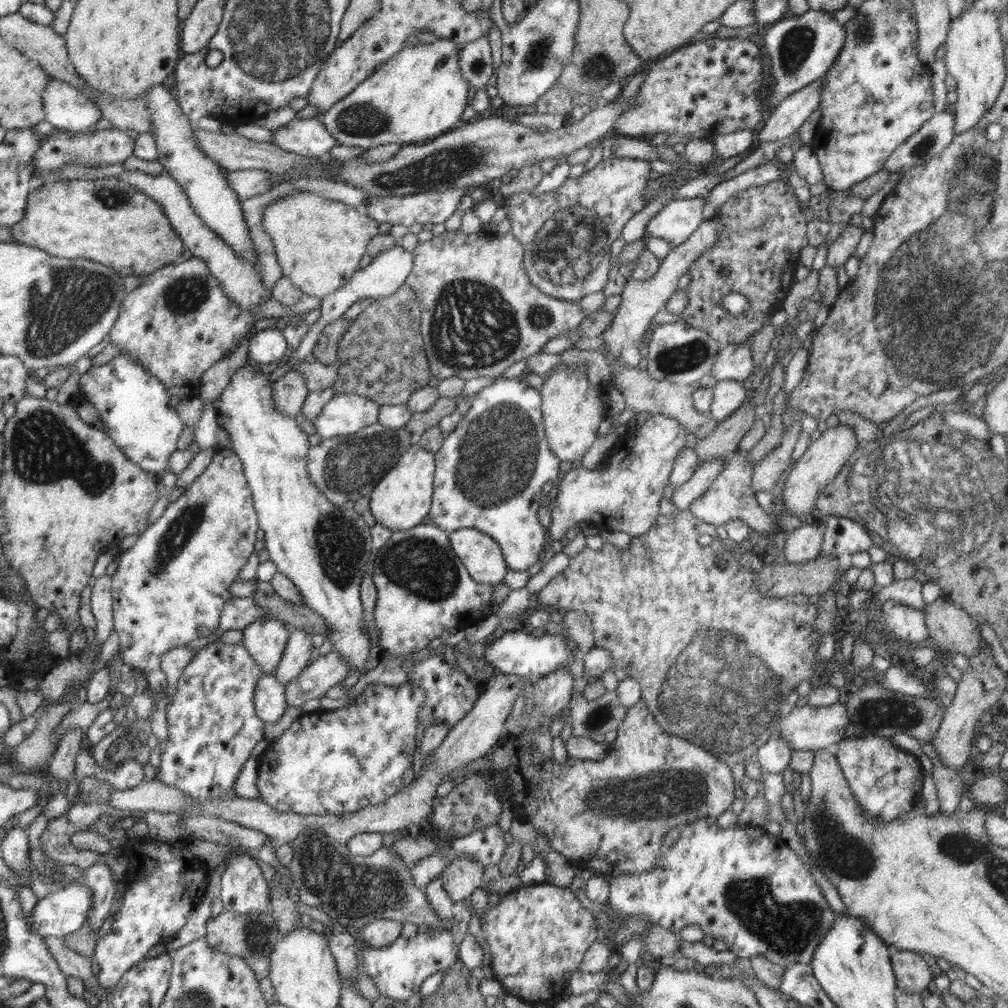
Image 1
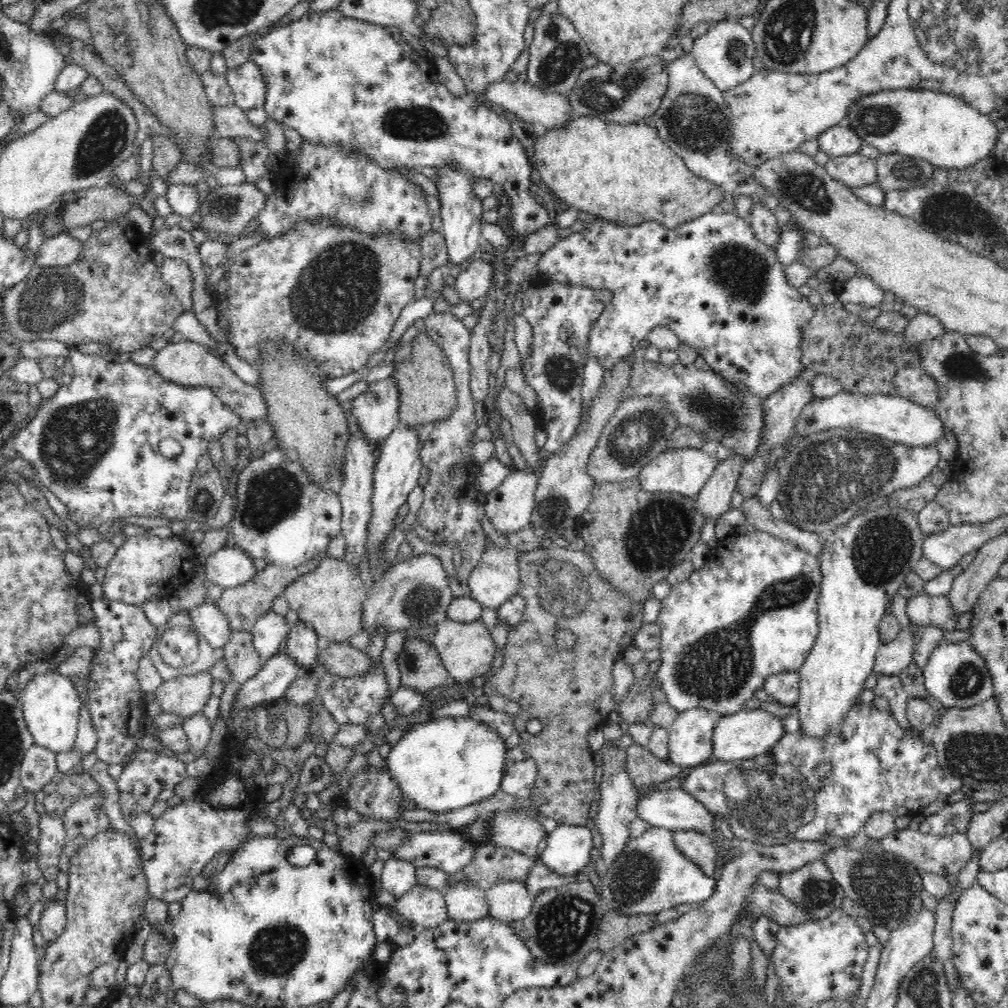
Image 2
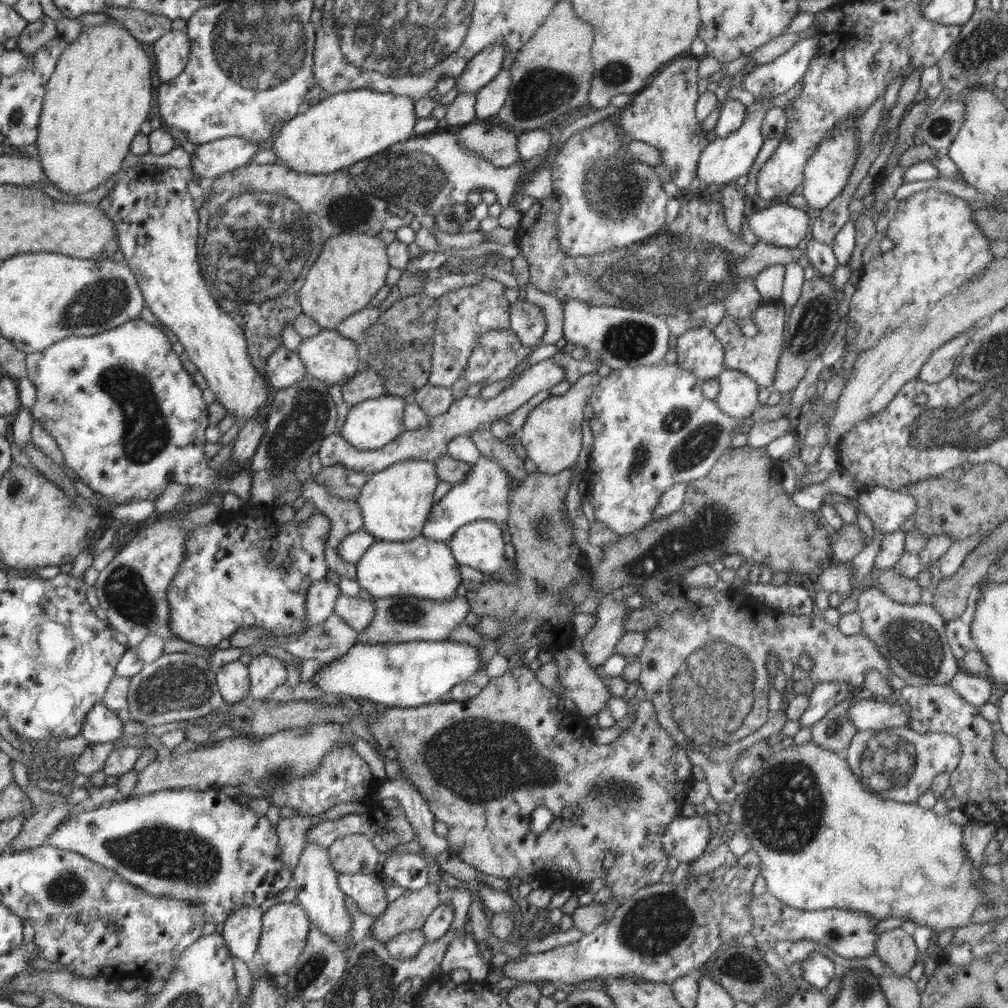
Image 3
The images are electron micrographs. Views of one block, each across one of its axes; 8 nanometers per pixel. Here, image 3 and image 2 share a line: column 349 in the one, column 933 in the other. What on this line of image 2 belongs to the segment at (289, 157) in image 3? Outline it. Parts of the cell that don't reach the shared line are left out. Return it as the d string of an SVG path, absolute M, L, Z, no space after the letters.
M886 90L870 94L849 107L848 117L840 120L839 126L854 130L864 144L872 145L882 153L918 156L927 160L936 169L962 170L986 158L996 149L1001 134L996 122L981 114L969 104L946 94L932 90Z

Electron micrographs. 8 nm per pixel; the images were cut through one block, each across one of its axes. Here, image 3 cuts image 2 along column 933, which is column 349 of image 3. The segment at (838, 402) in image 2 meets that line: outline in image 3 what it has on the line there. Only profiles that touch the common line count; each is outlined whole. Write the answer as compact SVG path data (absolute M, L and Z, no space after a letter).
M380 396L378 398L366 399L354 406L349 407L346 420L342 424L342 437L356 449L369 451L381 449L382 446L391 443L404 431L404 407L406 400L394 396Z

